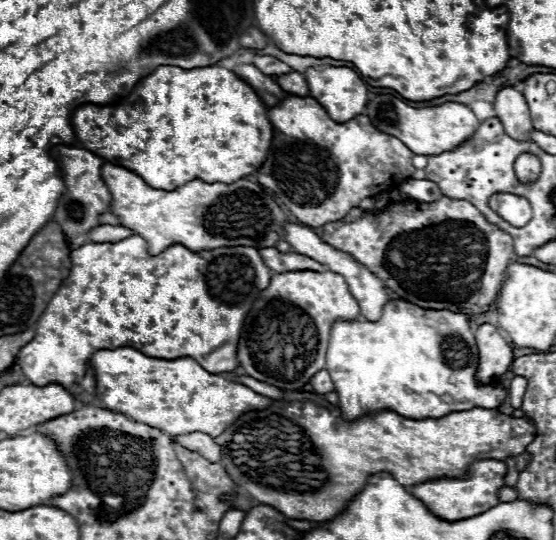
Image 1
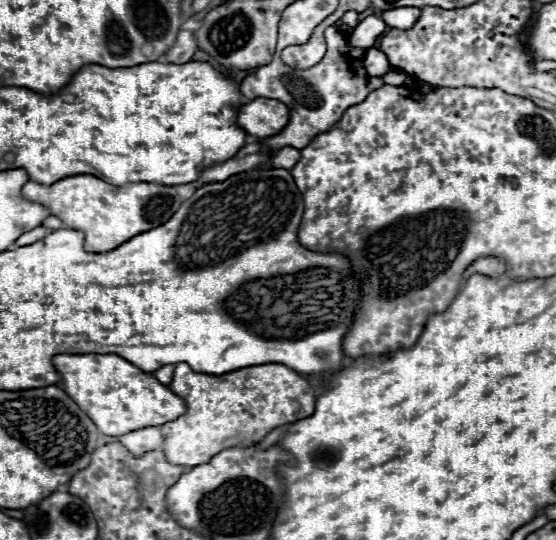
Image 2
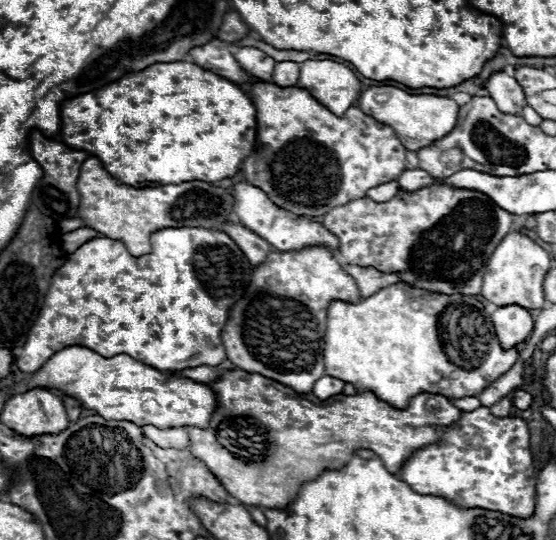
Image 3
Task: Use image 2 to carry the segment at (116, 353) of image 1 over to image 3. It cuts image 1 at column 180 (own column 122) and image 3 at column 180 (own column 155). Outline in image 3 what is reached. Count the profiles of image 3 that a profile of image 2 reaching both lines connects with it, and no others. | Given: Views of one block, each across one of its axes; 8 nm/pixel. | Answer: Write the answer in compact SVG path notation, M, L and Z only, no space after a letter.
M70 346L60 352L56 352L30 380L30 388L36 386L50 386L60 390L62 394L74 396L84 408L98 412L106 420L130 420L138 426L154 424L156 428L176 428L176 426L196 426L196 428L208 428L210 418L216 410L216 394L210 386L194 382L190 378L180 378L170 372L156 370L148 364L142 364L134 360L128 354L118 354L114 358L104 358L88 348L82 346Z

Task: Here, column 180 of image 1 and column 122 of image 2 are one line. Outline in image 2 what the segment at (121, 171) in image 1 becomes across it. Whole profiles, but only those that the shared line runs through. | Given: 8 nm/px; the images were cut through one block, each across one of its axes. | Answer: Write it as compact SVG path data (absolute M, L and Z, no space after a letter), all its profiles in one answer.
M76 174L54 182L52 186L42 186L28 182L22 188L22 196L28 202L44 204L52 216L58 216L66 228L76 228L84 232L86 252L110 252L120 244L128 242L140 232L148 232L166 220L180 208L182 200L174 186L162 184L124 184L112 186L92 174Z

